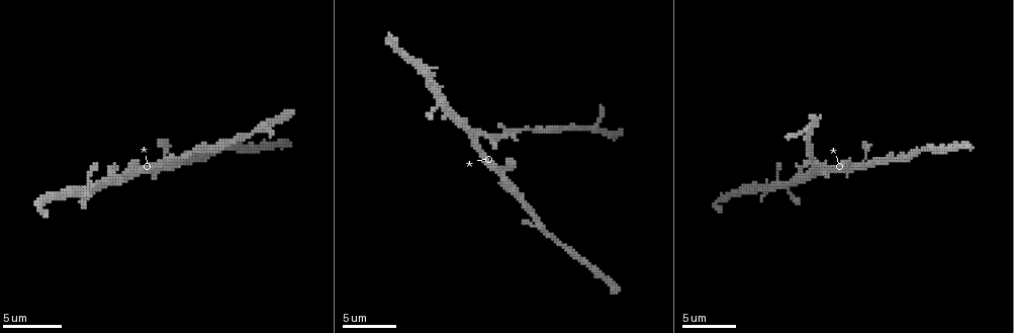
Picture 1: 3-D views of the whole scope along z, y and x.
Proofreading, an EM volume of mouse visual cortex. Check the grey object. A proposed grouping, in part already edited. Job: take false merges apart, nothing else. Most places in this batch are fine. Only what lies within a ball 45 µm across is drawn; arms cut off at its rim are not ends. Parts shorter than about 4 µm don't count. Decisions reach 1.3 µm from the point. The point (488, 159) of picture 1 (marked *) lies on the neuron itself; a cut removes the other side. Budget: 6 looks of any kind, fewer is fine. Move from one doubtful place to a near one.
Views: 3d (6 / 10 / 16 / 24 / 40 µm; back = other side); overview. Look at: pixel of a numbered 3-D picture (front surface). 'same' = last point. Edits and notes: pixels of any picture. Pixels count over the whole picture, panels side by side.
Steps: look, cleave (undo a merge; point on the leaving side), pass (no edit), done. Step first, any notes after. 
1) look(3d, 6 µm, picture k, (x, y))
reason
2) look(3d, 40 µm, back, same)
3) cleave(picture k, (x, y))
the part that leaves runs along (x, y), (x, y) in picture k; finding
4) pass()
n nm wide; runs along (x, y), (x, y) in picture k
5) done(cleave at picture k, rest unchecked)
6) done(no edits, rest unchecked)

look(3d, 6 µm, picture 1, (133, 174))
four-way junction

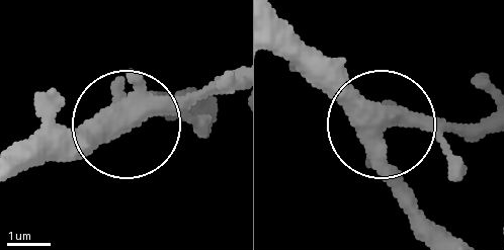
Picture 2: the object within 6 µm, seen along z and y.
pass()
440 nm wide; one neuron here

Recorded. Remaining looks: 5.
look(3d, 6 µm, picture 1, (525, 128))
narrows sharply

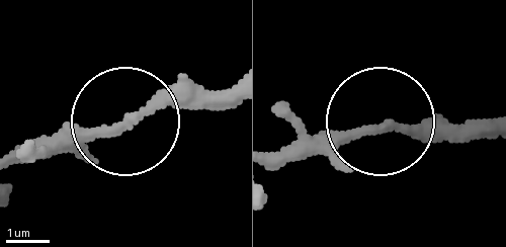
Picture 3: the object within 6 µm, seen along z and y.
look(3d, 6 µm, back, picture 3, (379, 127))

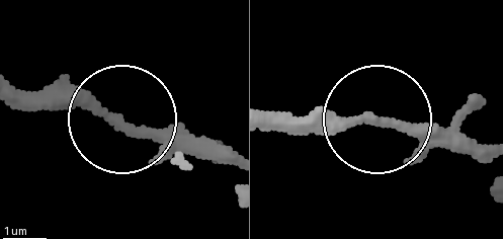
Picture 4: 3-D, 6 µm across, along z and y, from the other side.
pass()
runs along (483, 142), (428, 142), (385, 121), (268, 121) in picture 4; continuous, no second neuron

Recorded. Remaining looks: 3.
look(3d, 10 µm, picture 1, (544, 231))
sudden change in width

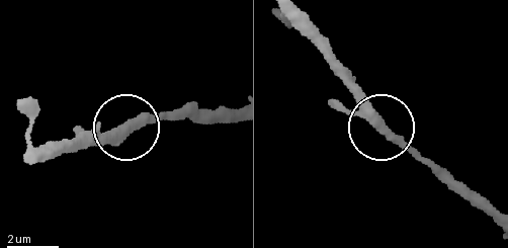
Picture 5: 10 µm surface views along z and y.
pass()
continuous, no second neuron

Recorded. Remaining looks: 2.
done(no edits, rest unchecked)

